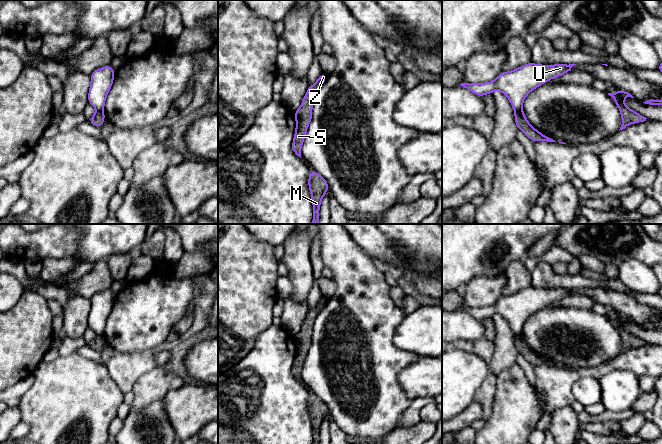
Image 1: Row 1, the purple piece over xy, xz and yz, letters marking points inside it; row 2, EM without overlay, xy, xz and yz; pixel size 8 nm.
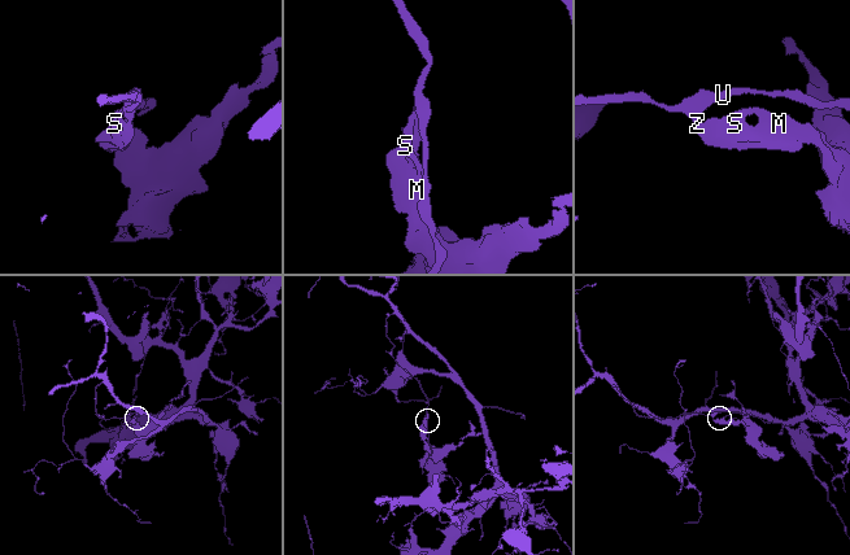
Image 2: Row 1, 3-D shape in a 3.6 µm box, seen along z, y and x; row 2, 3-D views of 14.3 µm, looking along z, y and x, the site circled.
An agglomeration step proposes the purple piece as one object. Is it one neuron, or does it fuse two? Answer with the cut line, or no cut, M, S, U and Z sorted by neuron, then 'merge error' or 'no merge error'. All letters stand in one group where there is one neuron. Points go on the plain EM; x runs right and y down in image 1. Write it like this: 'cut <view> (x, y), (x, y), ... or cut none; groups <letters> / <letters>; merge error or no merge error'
cut yz (521, 332), (515, 336); groups M S Z / U; merge error

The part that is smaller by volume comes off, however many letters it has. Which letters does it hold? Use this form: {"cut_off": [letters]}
{"cut_off": ["M", "S", "Z"]}

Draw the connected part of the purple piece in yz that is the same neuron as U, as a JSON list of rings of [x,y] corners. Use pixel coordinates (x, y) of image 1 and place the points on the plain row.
[[[529,286],[515,294],[501,296],[495,304],[488,307],[460,309],[481,321],[492,318],[494,314],[500,314],[510,324],[516,336],[522,333],[525,321],[533,313],[552,302],[568,297],[574,289],[576,288],[540,289]]]

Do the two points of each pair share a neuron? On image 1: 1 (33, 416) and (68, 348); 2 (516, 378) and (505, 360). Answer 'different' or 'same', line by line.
1: different
2: different

